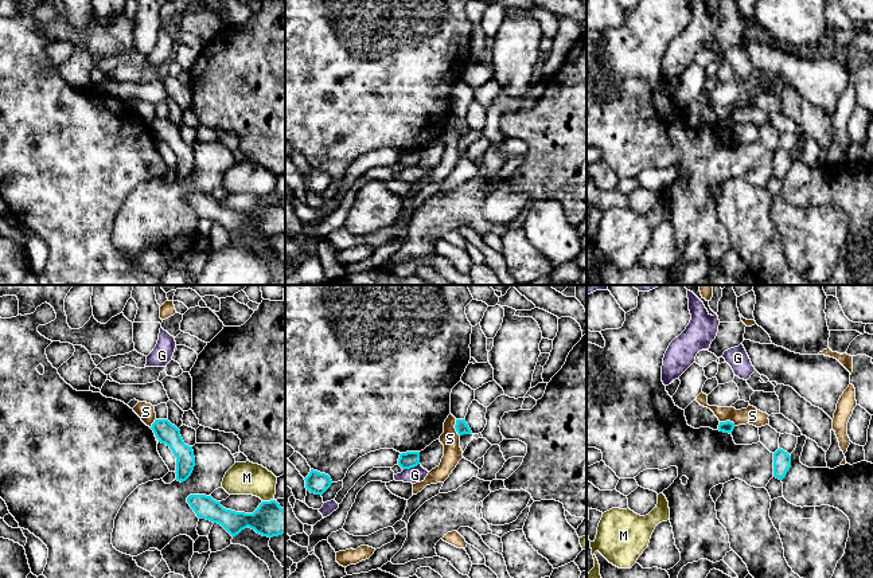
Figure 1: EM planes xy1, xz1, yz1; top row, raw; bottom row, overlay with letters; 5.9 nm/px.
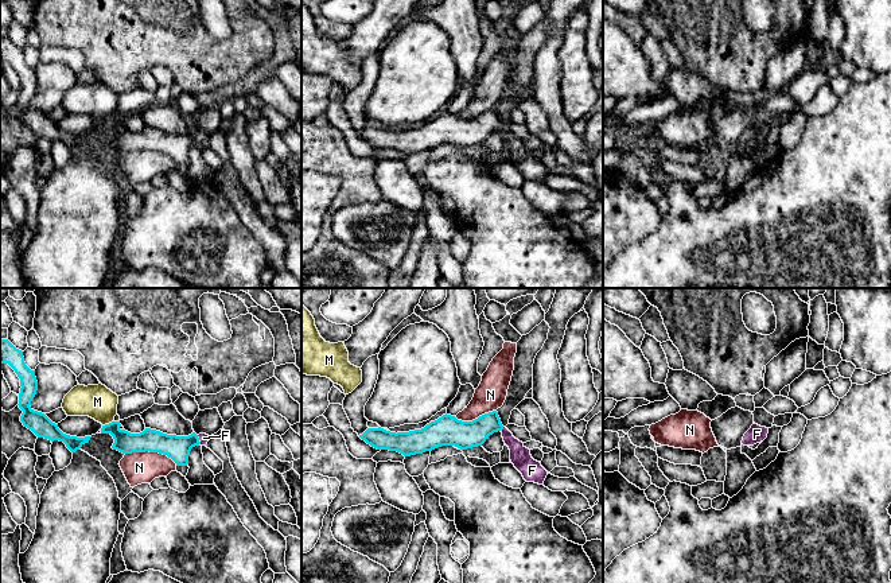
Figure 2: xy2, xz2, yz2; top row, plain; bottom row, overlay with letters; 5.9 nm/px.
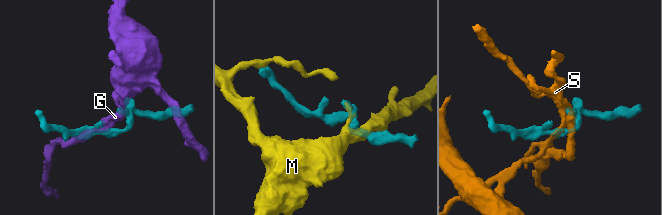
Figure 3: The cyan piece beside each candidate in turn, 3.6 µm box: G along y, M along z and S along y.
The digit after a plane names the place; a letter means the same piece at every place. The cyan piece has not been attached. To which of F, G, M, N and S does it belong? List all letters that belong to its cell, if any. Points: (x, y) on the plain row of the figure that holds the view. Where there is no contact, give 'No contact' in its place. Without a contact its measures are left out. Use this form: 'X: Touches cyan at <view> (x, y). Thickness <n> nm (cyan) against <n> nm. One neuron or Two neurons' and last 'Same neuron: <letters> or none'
F: Touches cyan at xz2 (502, 127). Thickness 160 nm (cyan) against 120 nm. One neuron
G: Touches cyan at xz1 (410, 166). Thickness 100 nm (cyan) against 100 nm. Two neurons
M: Touches cyan at xy2 (109, 121). Thickness 130 nm (cyan) against 200 nm. Two neurons
N: Touches cyan at xy2 (151, 150). Thickness 150 nm (cyan) against 190 nm. Two neurons
S: Touches cyan at xz1 (455, 127). Thickness 80 nm (cyan) against 110 nm. Two neurons
Same neuron: F

